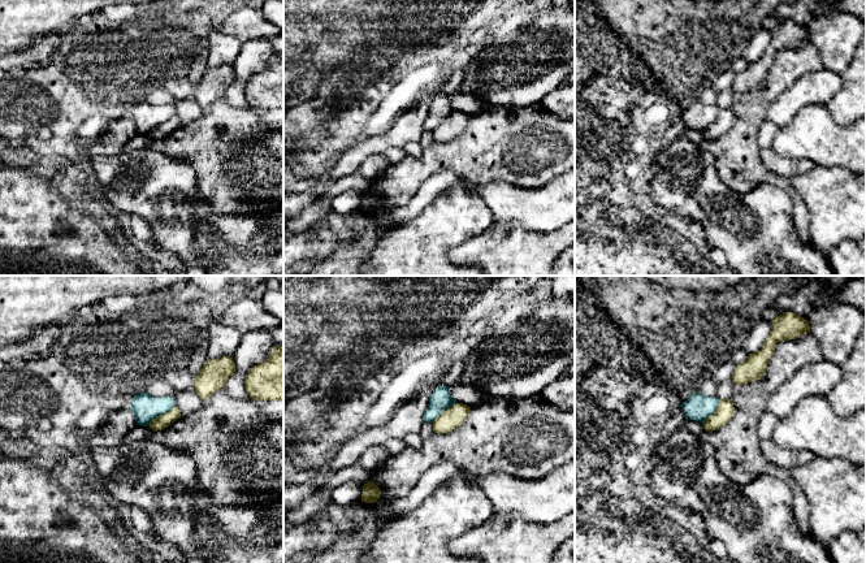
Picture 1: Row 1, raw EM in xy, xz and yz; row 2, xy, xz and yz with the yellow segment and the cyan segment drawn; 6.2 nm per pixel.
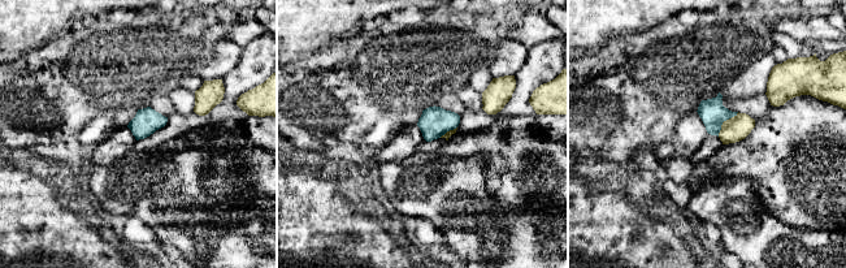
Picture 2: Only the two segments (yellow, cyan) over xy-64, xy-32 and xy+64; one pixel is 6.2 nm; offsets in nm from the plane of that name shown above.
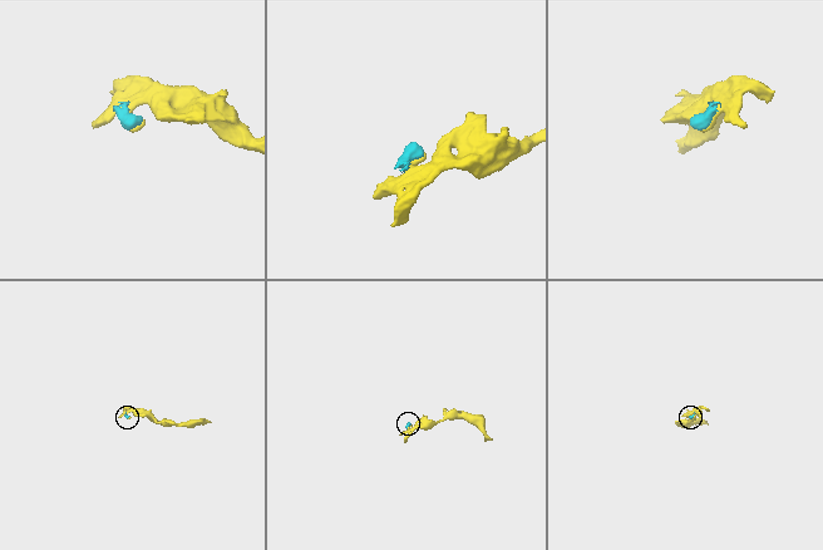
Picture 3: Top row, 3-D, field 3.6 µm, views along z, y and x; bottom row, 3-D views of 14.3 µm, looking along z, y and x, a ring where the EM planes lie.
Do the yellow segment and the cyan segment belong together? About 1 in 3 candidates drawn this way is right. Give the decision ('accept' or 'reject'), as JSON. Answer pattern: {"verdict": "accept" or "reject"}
{"verdict": "reject"}

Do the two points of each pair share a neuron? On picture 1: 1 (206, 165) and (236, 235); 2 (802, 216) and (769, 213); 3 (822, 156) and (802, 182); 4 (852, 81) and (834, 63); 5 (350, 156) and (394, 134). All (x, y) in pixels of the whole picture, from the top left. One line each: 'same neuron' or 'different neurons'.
1: different neurons
2: different neurons
3: different neurons
4: different neurons
5: same neuron

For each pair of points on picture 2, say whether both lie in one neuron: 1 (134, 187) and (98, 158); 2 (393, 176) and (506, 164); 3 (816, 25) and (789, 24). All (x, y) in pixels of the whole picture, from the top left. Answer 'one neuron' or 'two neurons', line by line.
1: two neurons
2: two neurons
3: one neuron

